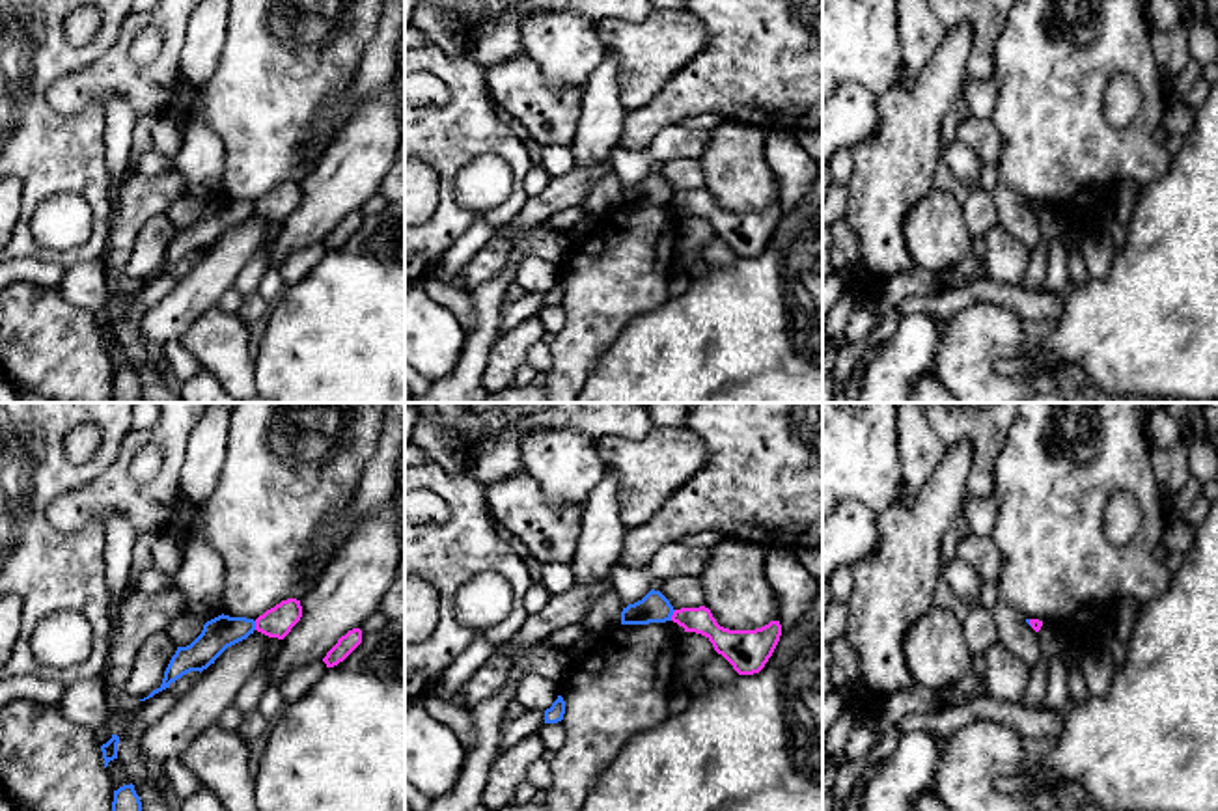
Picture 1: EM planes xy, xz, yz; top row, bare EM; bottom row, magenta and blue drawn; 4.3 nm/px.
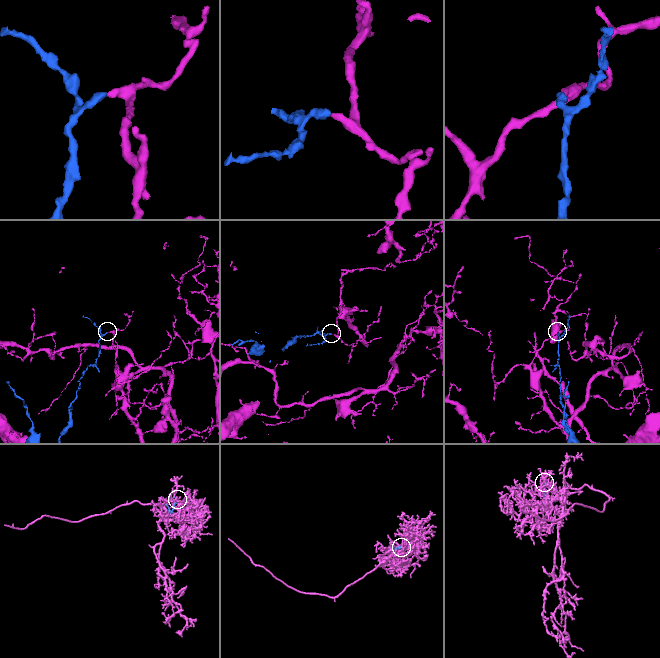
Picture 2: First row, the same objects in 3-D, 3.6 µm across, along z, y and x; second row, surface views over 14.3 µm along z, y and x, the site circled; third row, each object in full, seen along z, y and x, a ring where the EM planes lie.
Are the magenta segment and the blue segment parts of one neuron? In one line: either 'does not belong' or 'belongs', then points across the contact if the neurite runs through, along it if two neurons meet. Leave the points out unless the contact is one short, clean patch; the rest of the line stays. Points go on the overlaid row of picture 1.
does not belong | along xz (676, 610), (670, 619)

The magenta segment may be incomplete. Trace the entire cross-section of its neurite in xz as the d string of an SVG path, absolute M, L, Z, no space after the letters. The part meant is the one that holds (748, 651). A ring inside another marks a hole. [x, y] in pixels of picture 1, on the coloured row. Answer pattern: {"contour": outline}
{"contour": "M705 606L675 610L671 621L683 626L685 632L705 636L714 651L722 654L739 675L759 673L782 636L780 621L770 621L755 630L724 628Z"}

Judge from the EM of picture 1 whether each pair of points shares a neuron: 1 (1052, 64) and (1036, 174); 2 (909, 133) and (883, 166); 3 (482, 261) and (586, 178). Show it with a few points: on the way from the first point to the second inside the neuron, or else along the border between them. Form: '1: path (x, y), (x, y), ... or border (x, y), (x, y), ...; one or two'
1: path (1052, 92), (1052, 146); one
2: path (909, 140), (890, 159); one
3: path (506, 235), (519, 220), (560, 192); one

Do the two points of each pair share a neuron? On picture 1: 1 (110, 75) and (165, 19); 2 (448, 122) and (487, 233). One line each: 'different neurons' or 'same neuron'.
1: same neuron
2: different neurons

